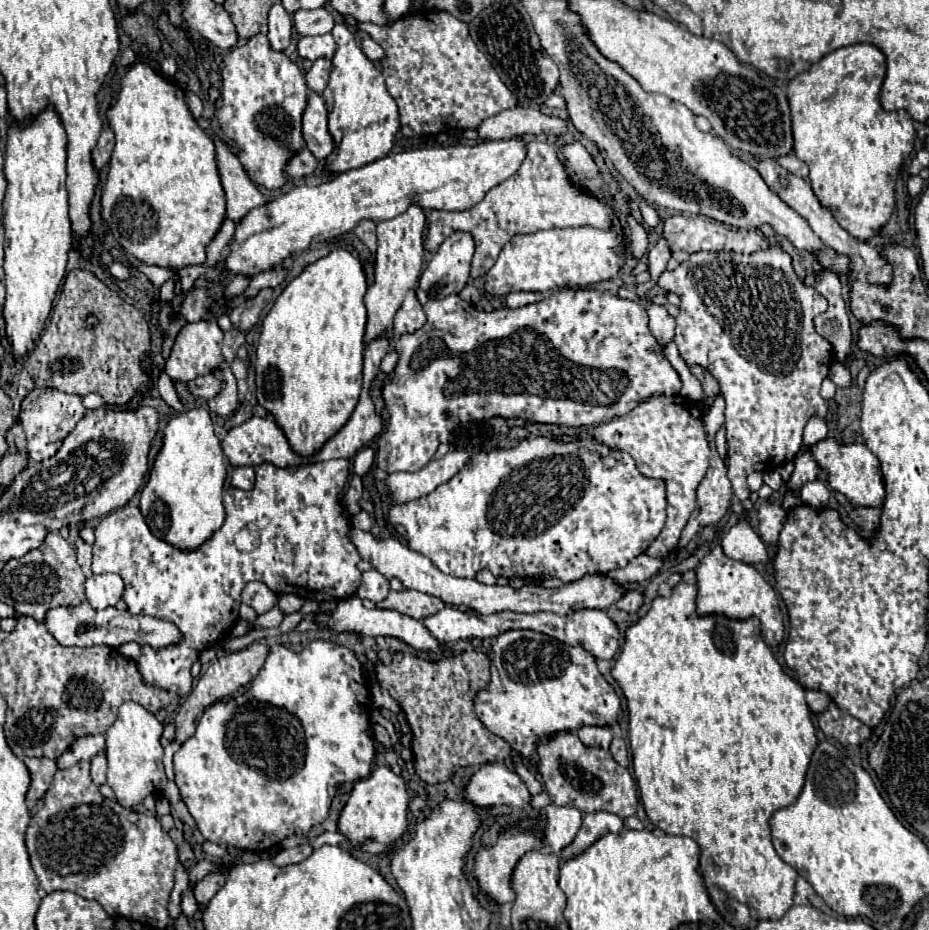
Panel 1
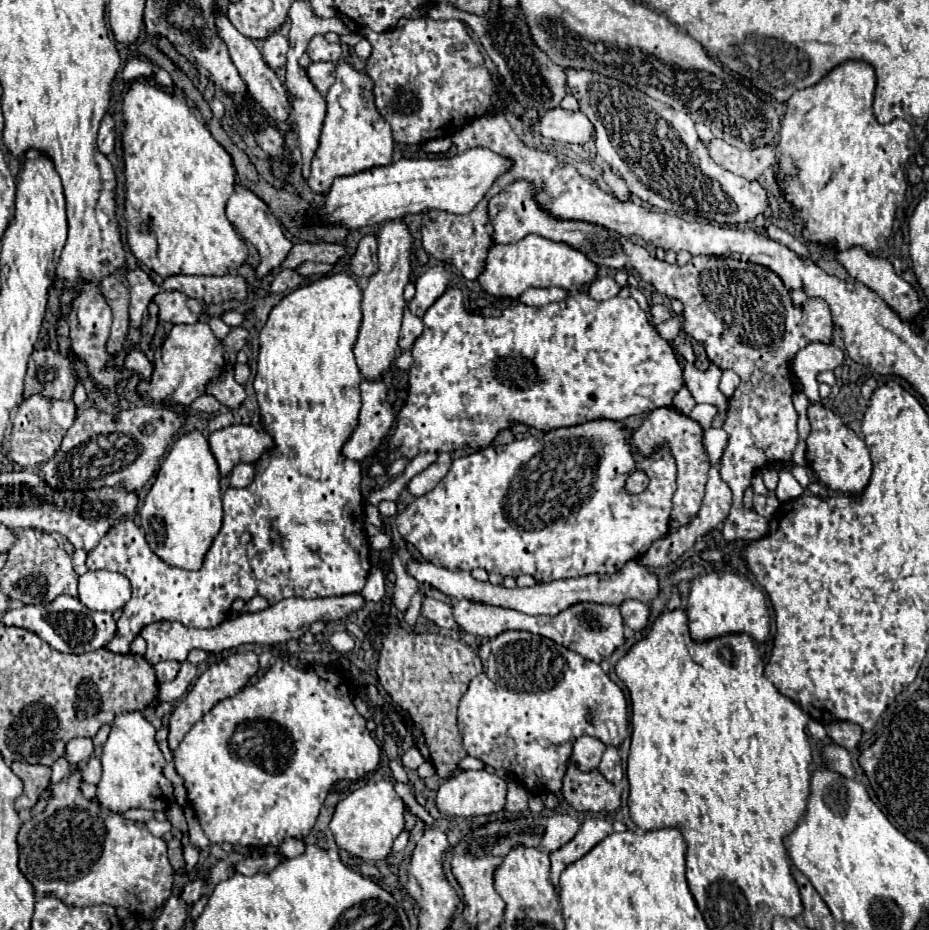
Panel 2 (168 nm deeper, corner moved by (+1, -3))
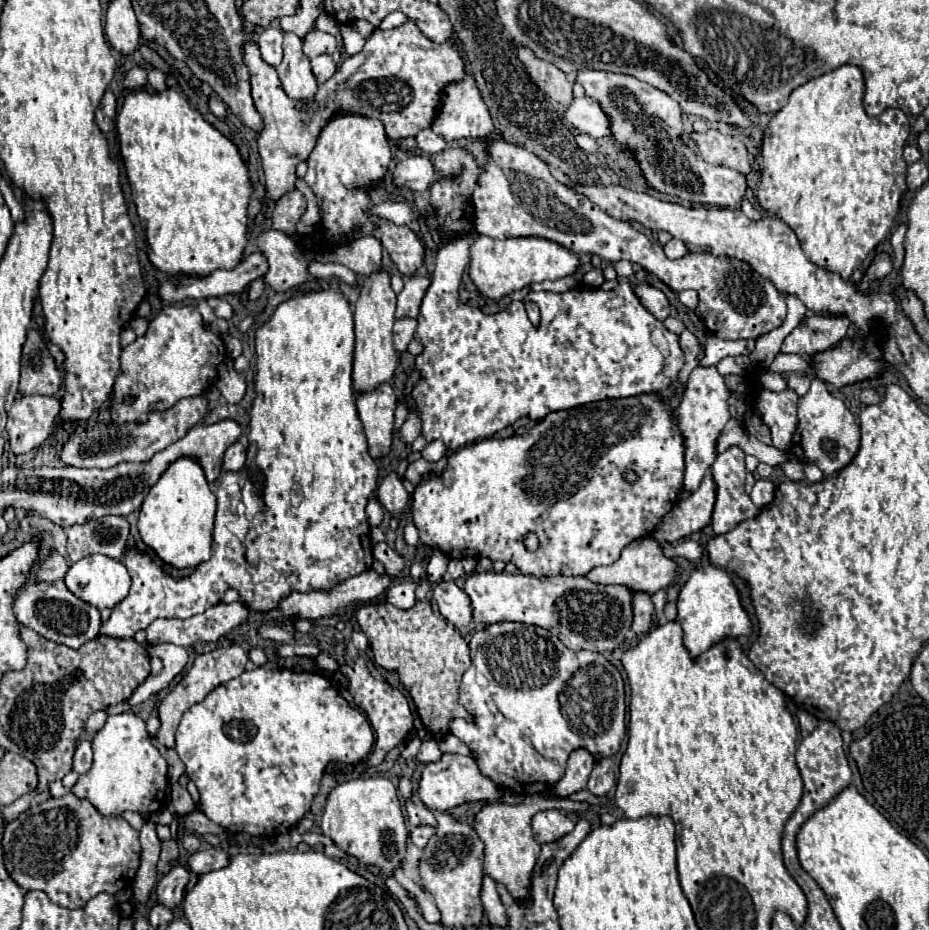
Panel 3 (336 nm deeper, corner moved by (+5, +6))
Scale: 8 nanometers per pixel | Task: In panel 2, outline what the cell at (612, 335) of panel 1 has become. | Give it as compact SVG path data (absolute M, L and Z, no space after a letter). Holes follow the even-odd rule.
M450 288L446 290L424 314L422 322L424 322L424 332L422 336L414 342L412 346L412 358L414 364L410 368L410 378L408 378L408 402L404 404L404 408L398 412L398 420L396 420L396 428L394 434L388 440L386 446L386 454L390 452L398 452L400 456L404 456L408 462L422 454L422 452L454 452L458 448L464 446L476 446L476 448L484 448L488 446L496 434L500 430L506 430L518 422L526 424L526 426L534 426L542 432L550 432L556 428L568 428L568 426L578 426L584 422L592 422L592 420L624 420L628 416L636 416L636 414L644 414L650 412L654 408L660 406L670 406L672 398L676 396L676 392L684 386L682 380L682 368L674 356L672 346L648 324L646 314L638 308L634 298L610 298L604 302L598 302L594 298L590 298L584 292L568 292L568 296L560 302L552 302L548 306L542 308L534 308L534 306L526 306L526 304L516 304L504 310L504 314L500 318L486 318L475 312L468 312L464 304L460 302L462 292L458 288Z

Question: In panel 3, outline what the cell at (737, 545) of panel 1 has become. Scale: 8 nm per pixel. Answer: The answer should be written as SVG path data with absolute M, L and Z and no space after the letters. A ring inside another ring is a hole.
M684 541L684 543L678 543L678 545L664 545L664 549L662 549L662 553L666 555L666 557L672 557L672 559L676 559L676 557L686 557L686 559L690 559L690 561L696 561L696 559L700 559L700 555L702 555L702 547L696 543L696 541Z

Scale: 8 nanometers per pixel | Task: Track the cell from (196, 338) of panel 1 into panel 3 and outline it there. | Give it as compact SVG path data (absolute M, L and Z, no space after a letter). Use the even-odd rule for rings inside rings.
M166 305L150 321L144 337L126 345L120 355L120 375L116 377L110 417L114 425L146 423L152 411L166 411L184 397L202 395L216 379L218 365L226 359L224 343L208 331L202 315L192 305Z

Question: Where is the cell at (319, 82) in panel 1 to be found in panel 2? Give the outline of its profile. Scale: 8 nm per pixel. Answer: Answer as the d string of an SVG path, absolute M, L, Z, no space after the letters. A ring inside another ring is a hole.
M312 62L306 70L310 82L316 86L316 90L320 94L326 94L330 90L330 86L334 84L334 70L336 64L334 62Z

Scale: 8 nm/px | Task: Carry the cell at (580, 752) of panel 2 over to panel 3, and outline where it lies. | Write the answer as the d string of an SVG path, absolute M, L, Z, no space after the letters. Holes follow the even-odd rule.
M576 749L568 759L564 777L552 787L552 793L556 797L570 797L578 791L584 791L592 765L594 765L594 757L584 749Z

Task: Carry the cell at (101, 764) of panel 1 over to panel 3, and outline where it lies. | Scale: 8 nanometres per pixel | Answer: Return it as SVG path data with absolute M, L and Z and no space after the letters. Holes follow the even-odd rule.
M82 739L76 747L76 753L74 753L74 761L72 761L72 769L76 773L86 773L92 765L92 747L90 747L90 741L88 739Z

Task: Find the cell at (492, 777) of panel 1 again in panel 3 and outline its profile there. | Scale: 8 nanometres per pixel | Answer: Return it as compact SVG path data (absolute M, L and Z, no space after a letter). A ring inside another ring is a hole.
M444 753L438 761L428 763L422 769L422 777L418 783L418 797L428 809L448 811L448 809L454 809L454 807L468 803L468 801L484 801L484 803L498 801L502 797L502 789L494 781L490 781L488 777L484 777L480 773L478 765L472 757Z

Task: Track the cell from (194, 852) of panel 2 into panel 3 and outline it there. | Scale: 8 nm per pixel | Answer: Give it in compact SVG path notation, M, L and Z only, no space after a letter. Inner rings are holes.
M182 865L174 867L154 887L158 903L162 903L168 909L178 907L182 903L182 899L184 899L184 891L186 891L188 881L190 881L190 871L186 867L182 867Z

